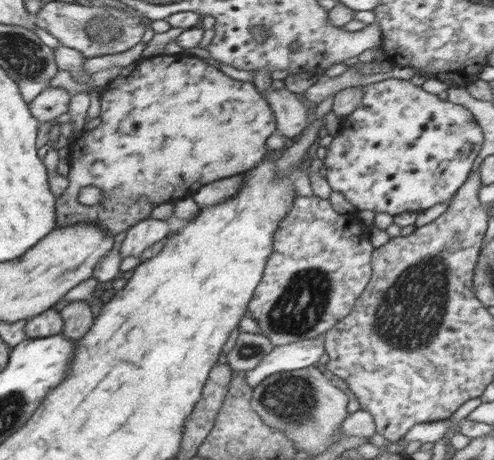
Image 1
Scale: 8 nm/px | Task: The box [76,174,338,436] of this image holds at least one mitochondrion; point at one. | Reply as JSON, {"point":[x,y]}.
{"point":[301,307]}

